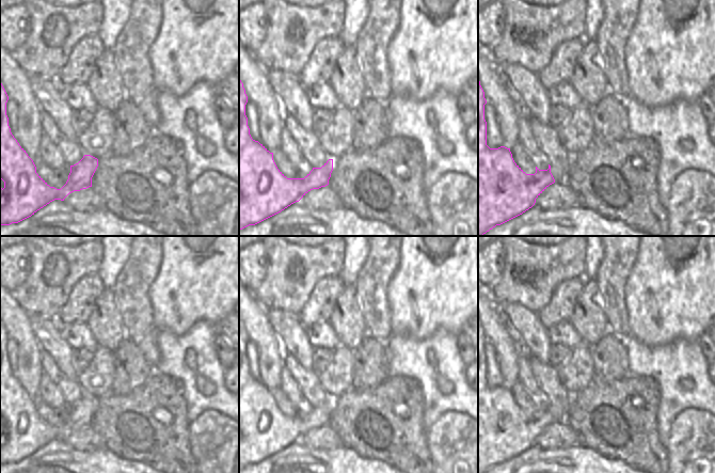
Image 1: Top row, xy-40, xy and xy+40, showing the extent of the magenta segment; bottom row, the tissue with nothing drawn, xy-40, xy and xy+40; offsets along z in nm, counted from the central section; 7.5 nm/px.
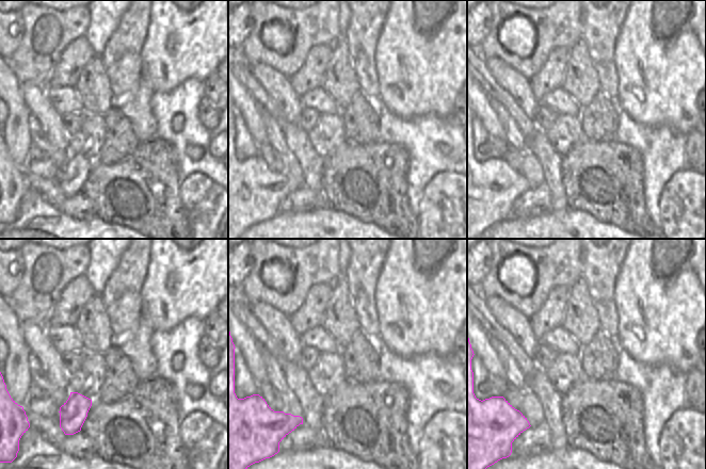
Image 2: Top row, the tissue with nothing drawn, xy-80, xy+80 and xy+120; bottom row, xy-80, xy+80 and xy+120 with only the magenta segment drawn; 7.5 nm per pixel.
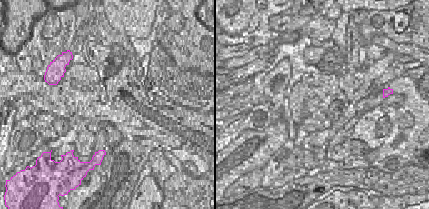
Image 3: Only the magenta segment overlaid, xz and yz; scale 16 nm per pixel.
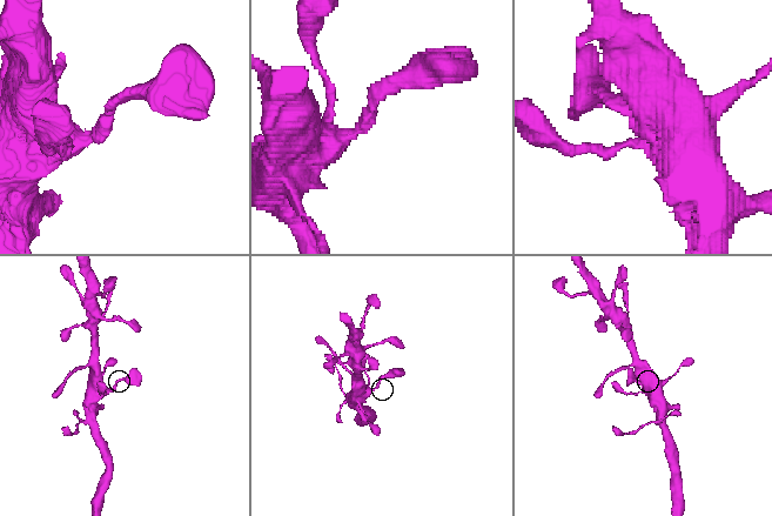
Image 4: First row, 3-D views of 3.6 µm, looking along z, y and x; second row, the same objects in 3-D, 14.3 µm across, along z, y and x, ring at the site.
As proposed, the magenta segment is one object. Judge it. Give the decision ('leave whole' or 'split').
leave whole

